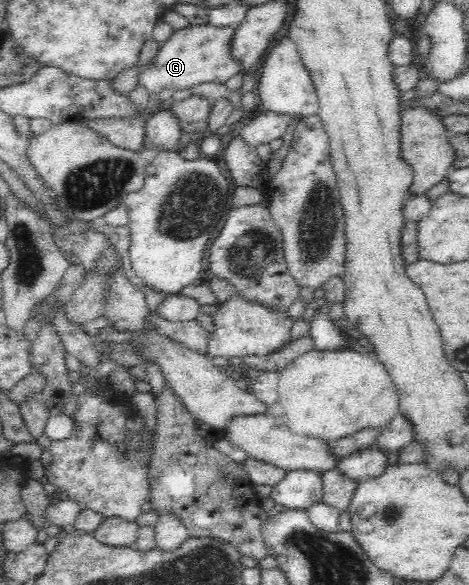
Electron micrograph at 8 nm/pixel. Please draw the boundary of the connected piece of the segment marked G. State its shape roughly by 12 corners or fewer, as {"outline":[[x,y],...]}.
{"outline":[[234,28],[175,30],[140,66],[149,95],[225,83]]}

